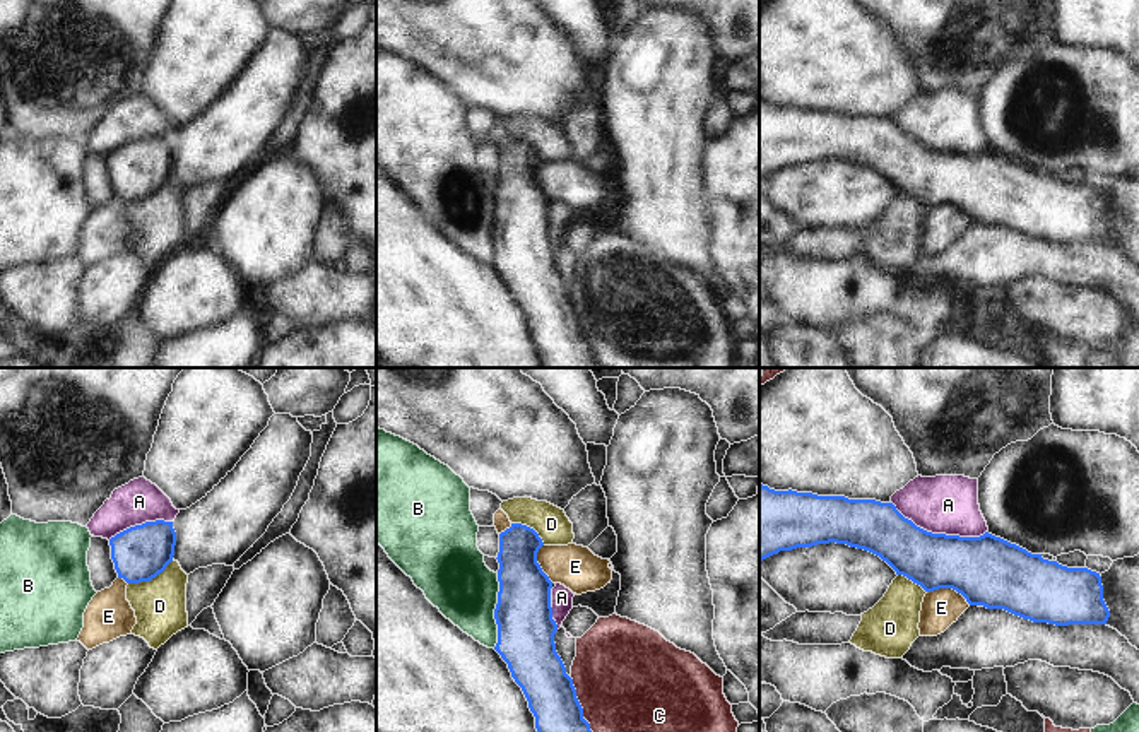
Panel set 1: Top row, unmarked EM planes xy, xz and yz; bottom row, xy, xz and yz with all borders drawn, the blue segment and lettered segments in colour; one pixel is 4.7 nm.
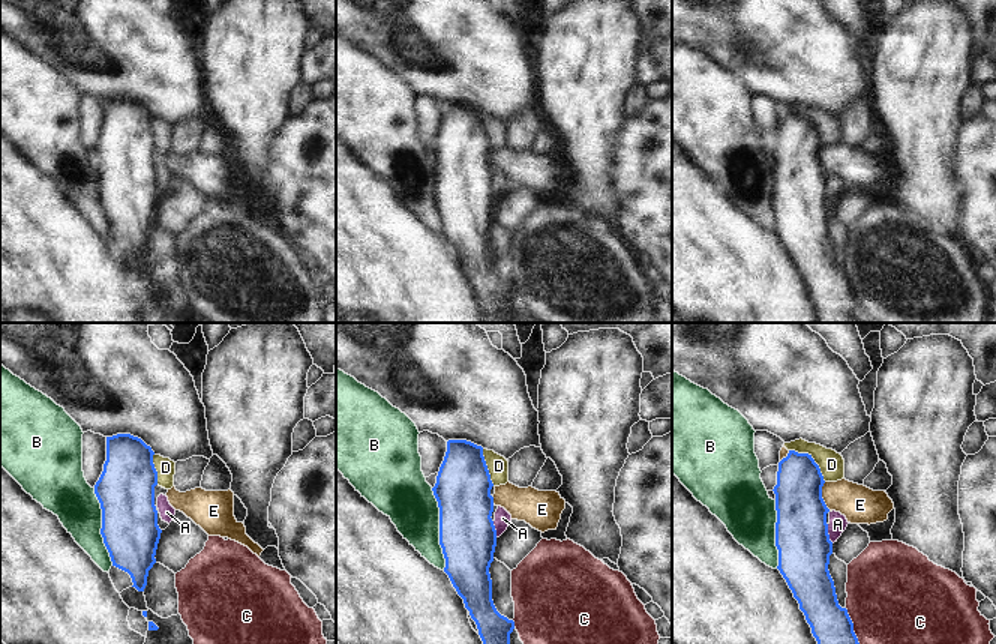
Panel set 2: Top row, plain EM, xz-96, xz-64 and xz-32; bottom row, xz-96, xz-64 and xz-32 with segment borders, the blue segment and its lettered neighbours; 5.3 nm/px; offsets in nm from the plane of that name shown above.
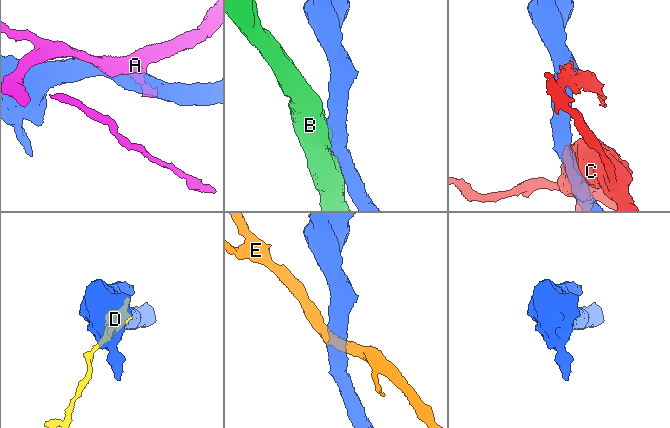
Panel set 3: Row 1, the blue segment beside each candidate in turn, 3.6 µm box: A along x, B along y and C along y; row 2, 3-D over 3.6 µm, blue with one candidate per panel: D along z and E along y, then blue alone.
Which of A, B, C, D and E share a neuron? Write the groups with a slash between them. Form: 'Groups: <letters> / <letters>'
Groups: A / B / C / D / E

